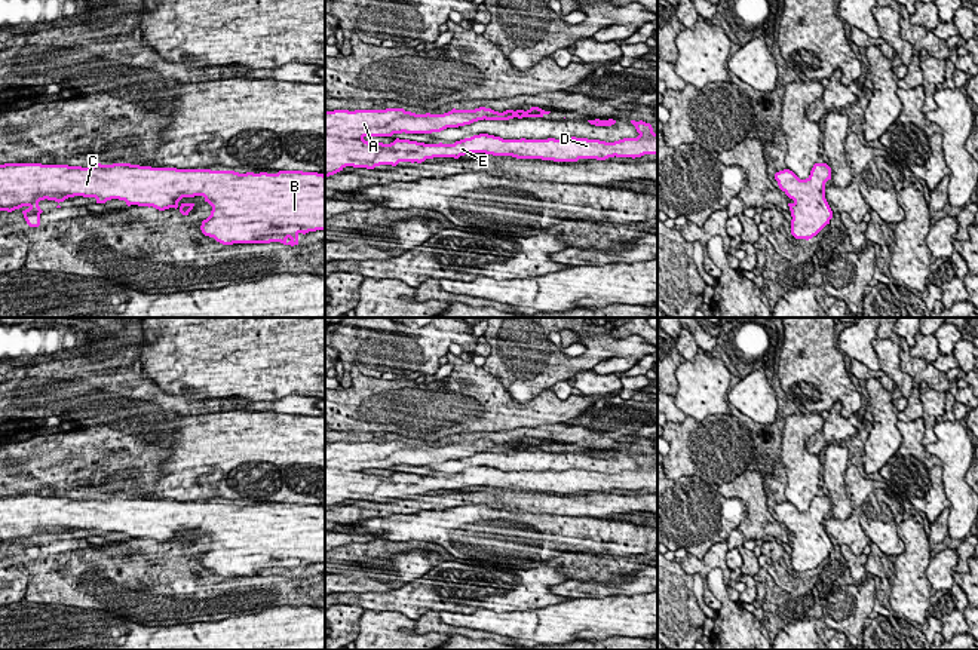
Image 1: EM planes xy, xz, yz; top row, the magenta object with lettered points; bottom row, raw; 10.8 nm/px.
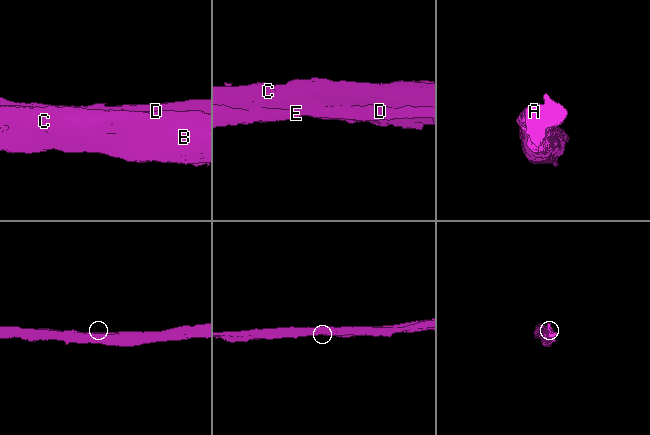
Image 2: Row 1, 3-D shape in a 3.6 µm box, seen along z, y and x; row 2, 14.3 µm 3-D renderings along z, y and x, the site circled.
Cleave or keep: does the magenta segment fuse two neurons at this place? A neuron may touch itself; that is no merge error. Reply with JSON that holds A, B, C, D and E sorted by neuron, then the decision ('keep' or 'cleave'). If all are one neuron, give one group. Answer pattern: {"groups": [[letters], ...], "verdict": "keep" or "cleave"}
{"groups": [["A", "B", "C", "D", "E"]], "verdict": "keep"}

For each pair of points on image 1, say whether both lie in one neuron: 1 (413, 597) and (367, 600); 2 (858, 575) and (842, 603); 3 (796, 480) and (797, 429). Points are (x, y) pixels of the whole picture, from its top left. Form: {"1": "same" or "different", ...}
{"1": "same", "2": "different", "3": "same"}

